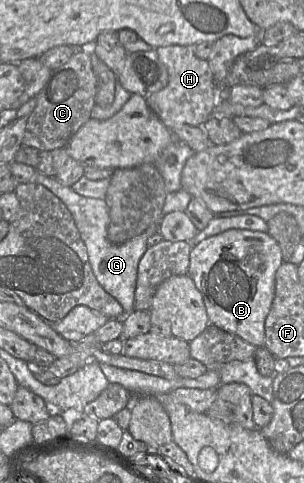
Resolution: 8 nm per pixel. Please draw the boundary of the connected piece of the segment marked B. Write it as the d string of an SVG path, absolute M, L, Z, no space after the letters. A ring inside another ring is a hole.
M228 229L192 247L188 275L202 294L211 324L262 347L265 320L275 296L275 276L282 263L281 248L268 233Z

